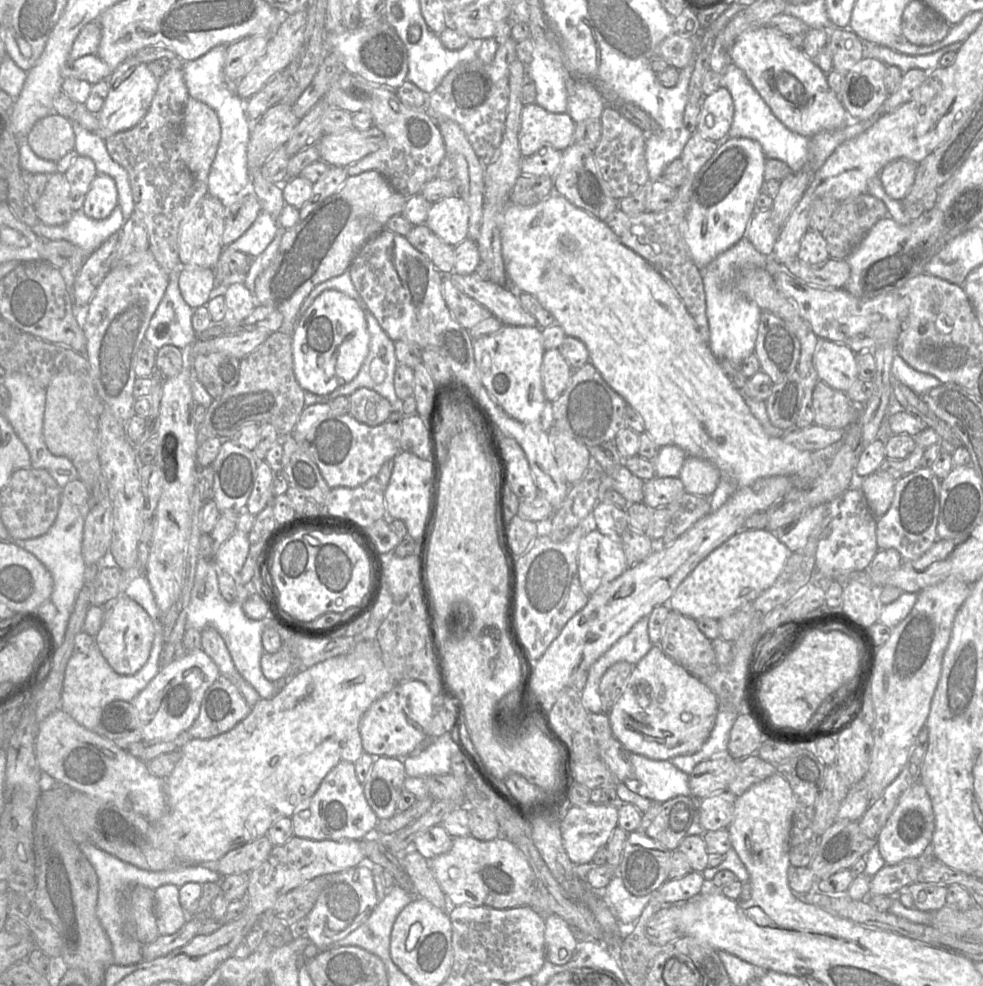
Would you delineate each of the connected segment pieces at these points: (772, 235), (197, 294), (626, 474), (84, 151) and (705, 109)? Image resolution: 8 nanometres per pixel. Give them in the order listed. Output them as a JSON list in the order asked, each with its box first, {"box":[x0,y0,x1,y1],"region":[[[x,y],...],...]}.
[{"box":[745,210,779,256],"region":[[[771,210],[755,211],[745,236],[757,251],[772,256],[779,231],[773,223]]]},{"box":[179,266,214,309],"region":[[[184,266],[179,276],[179,288],[185,302],[193,309],[206,305],[214,288],[214,269]]]},{"box":[600,465,644,504],"region":[[[620,465],[609,476],[601,471],[600,491],[614,489],[629,504],[643,502],[644,481],[631,473],[624,465]]]},{"box":[71,121,134,220],"region":[[[71,121],[71,124],[75,137],[74,150],[78,156],[91,158],[98,173],[113,178],[118,191],[118,205],[124,220],[129,220],[134,213],[134,201],[127,171],[111,158],[105,140],[99,134],[83,128],[75,121]]]},{"box":[697,87,734,142],"region":[[[719,87],[701,101],[697,130],[703,138],[715,142],[726,139],[734,116],[734,104],[726,87]]]}]

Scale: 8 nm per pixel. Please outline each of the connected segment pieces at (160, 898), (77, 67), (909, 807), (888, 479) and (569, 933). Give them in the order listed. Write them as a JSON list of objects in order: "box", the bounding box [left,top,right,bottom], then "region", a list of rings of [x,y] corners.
[{"box":[154,884,187,935],"region":[[[164,884],[154,890],[155,914],[159,935],[177,932],[187,920],[187,912],[179,901],[179,887]]]},{"box":[62,55,113,85],"region":[[[86,55],[73,62],[68,62],[62,70],[62,76],[84,80],[94,85],[107,80],[113,70],[97,55]]]},{"box":[877,781,935,865],"region":[[[918,781],[899,798],[896,807],[877,836],[877,846],[886,865],[894,865],[907,858],[917,858],[930,852],[935,828],[935,815],[925,786]]]},{"box":[858,471,896,518],"region":[[[876,471],[861,480],[858,486],[864,493],[871,512],[880,518],[891,506],[896,480],[888,473]]]},{"box":[545,914,578,965],"region":[[[556,914],[545,918],[545,955],[555,965],[564,965],[572,960],[578,939],[573,929]]]}]

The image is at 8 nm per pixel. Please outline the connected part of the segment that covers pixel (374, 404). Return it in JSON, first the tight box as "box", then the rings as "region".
{"box":[349,388,393,426],"region":[[[359,388],[349,397],[349,415],[368,426],[377,426],[389,419],[393,412],[390,402],[374,390]]]}

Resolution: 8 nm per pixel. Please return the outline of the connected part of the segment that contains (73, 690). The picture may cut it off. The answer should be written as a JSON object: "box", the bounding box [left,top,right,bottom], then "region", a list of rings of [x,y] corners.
{"box":[60,621,164,732],"region":[[[155,621],[155,637],[149,658],[134,675],[116,673],[94,643],[87,653],[73,653],[67,662],[60,701],[60,708],[77,723],[96,732],[103,709],[114,701],[132,701],[161,670],[159,655],[164,639],[160,621]]]}

